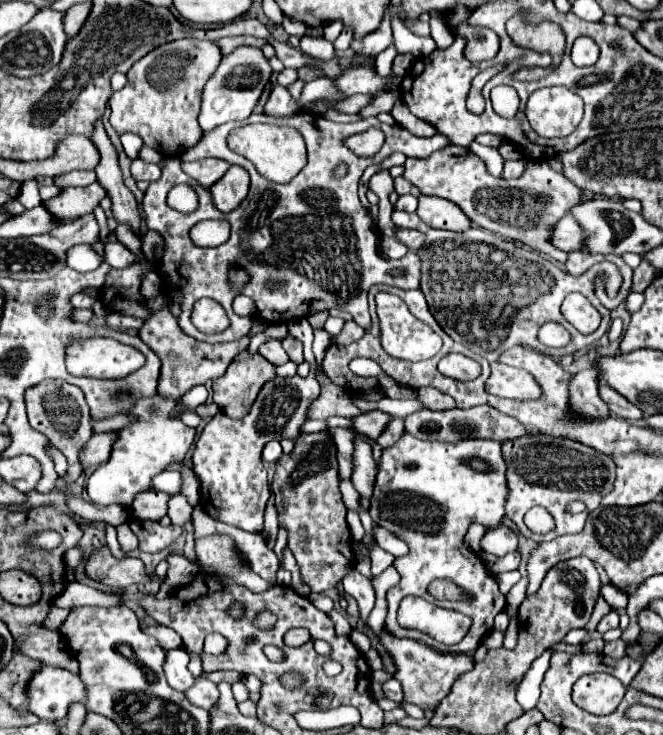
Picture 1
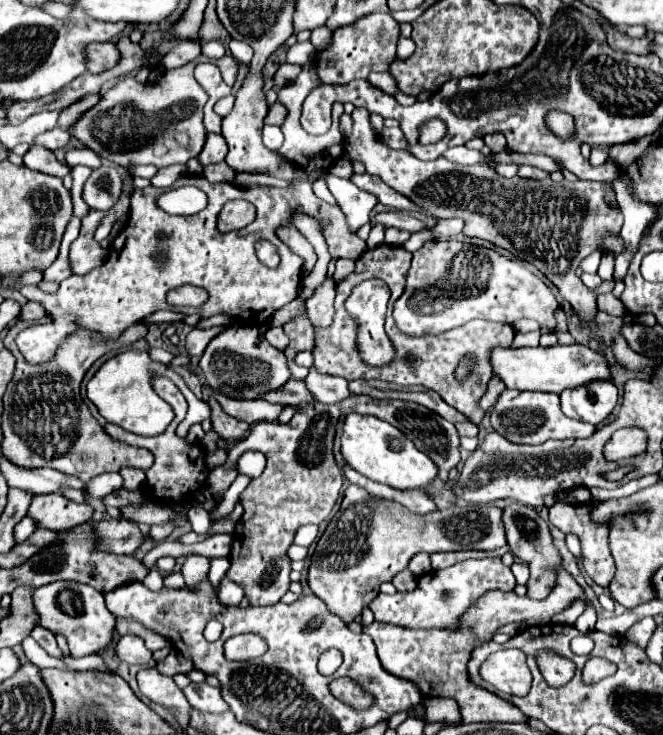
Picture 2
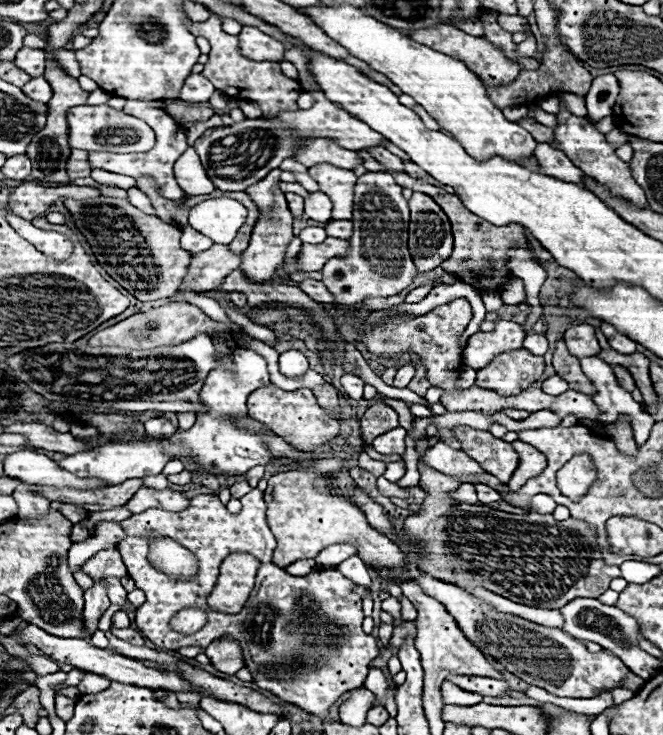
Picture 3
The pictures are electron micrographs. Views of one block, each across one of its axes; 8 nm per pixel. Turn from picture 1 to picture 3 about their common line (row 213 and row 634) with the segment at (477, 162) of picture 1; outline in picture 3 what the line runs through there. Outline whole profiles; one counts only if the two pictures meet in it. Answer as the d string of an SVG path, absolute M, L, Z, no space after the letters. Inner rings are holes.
M418 576L418 578L412 578L412 582L416 582L422 590L426 590L428 596L434 596L438 602L442 602L444 608L448 608L458 628L462 628L464 636L474 646L478 646L486 656L492 656L496 662L500 662L508 672L512 672L520 680L540 686L548 690L550 694L556 694L556 696L564 694L568 698L594 698L602 692L610 692L612 688L614 688L612 696L616 704L622 704L634 696L632 690L616 688L616 684L624 680L626 674L630 672L622 664L622 660L618 660L616 656L604 650L590 652L580 640L568 636L566 632L558 628L546 628L546 626L522 620L518 616L502 614L490 604L486 604L484 600L478 600L476 596L472 596L470 592L454 584L436 580L432 576Z

